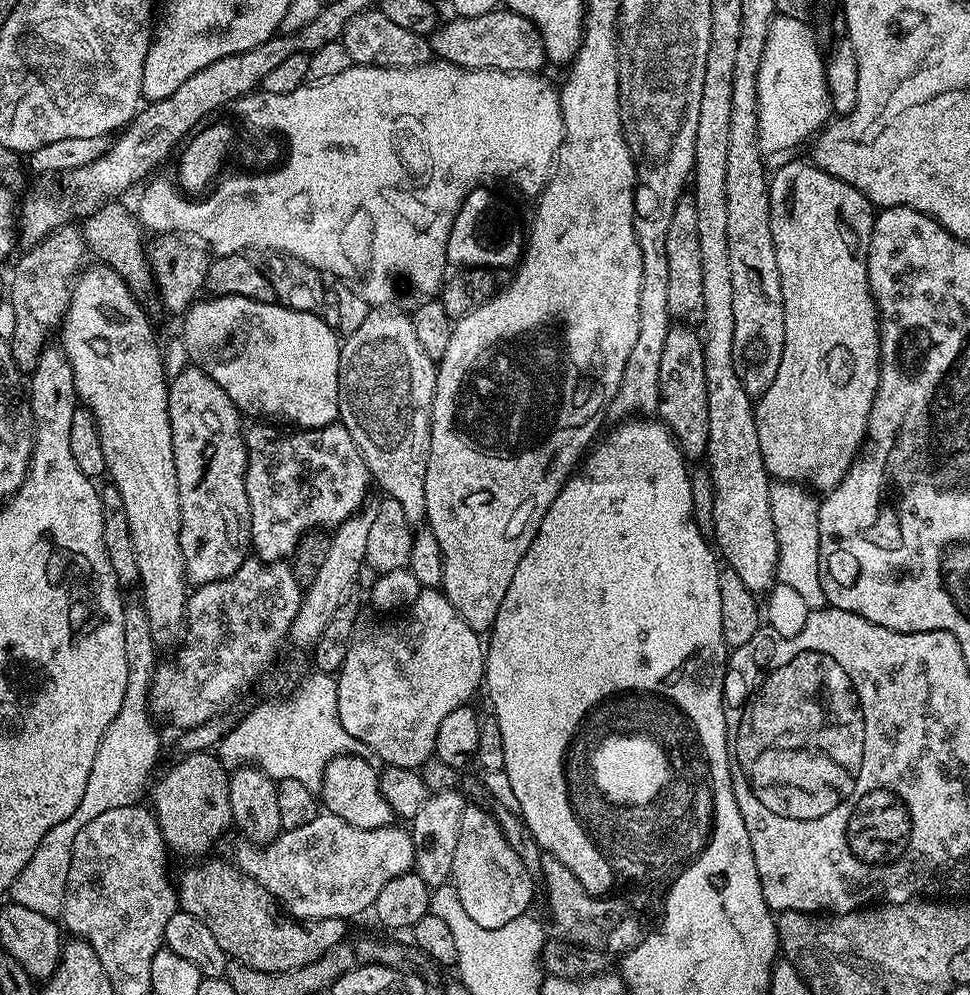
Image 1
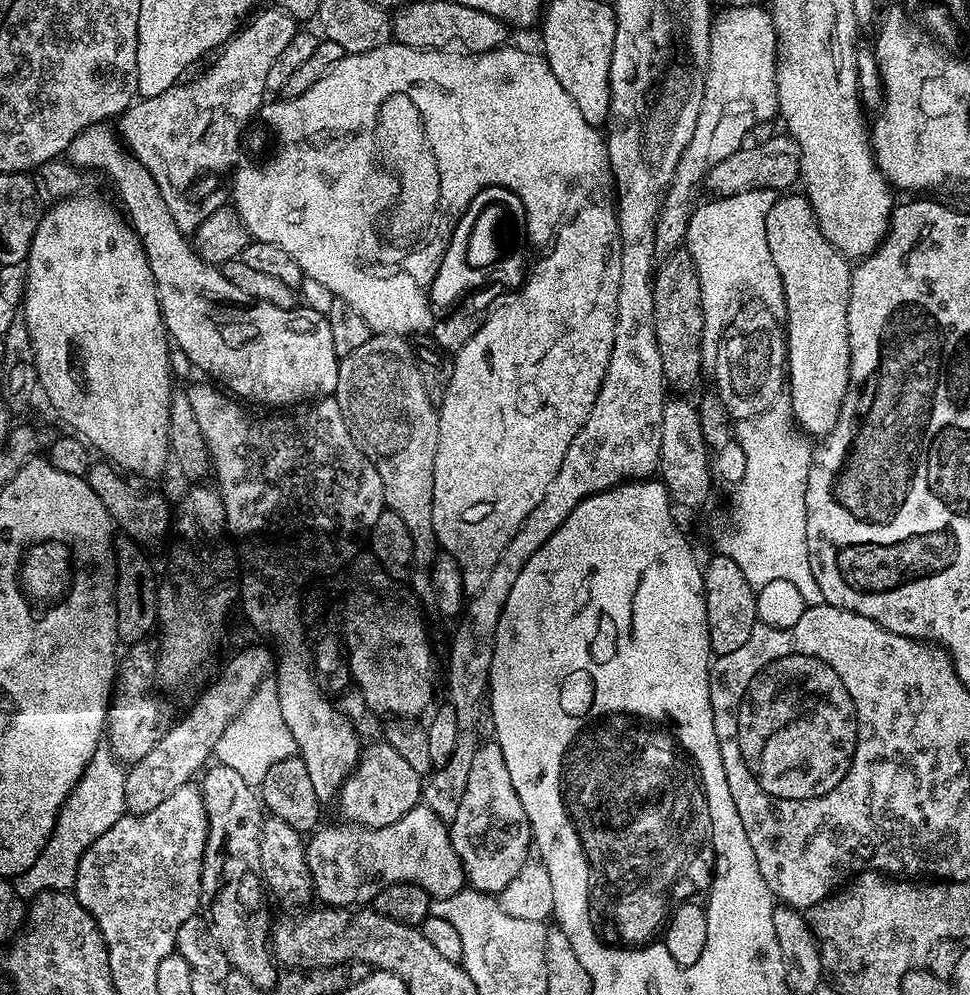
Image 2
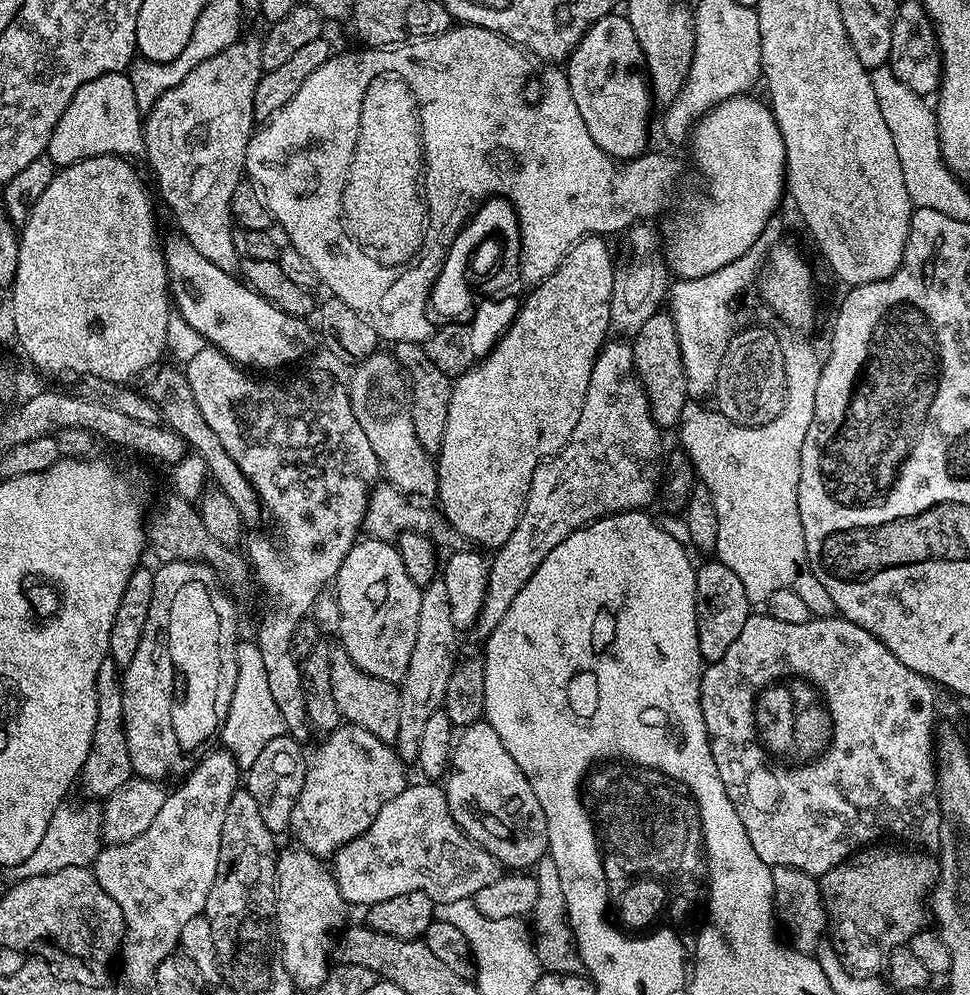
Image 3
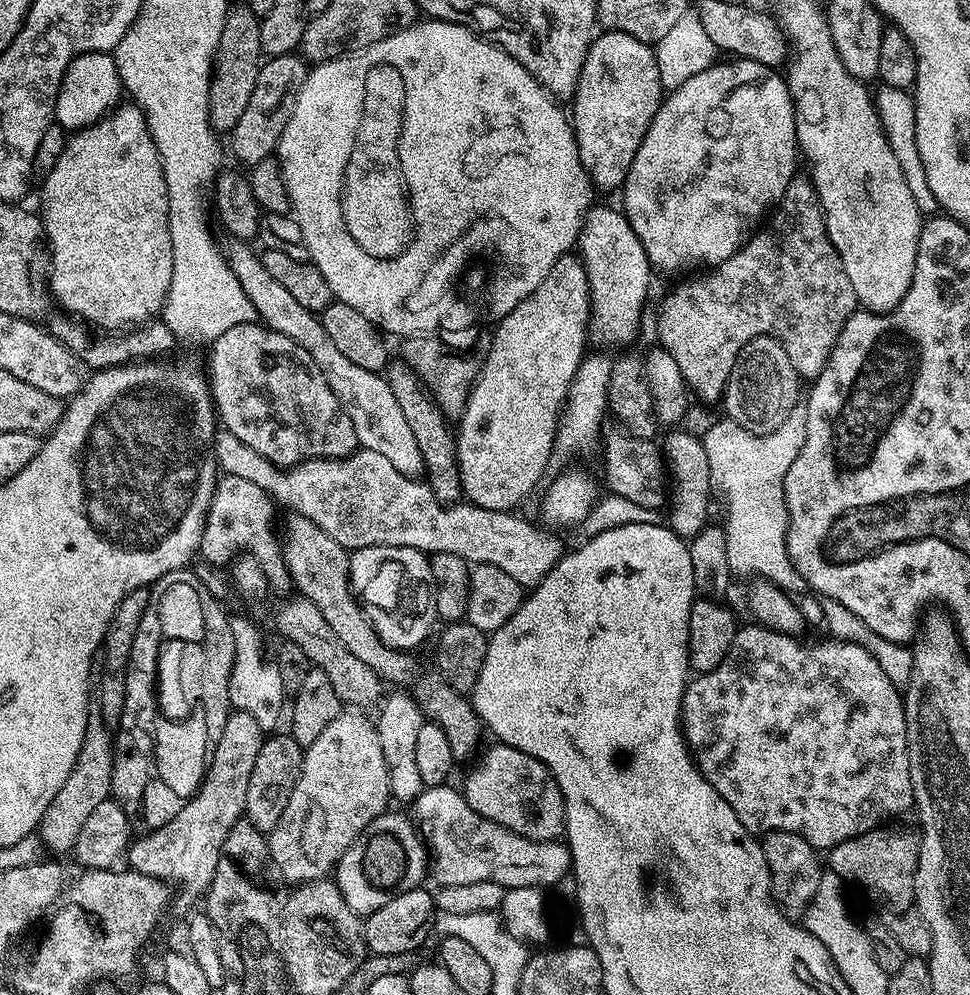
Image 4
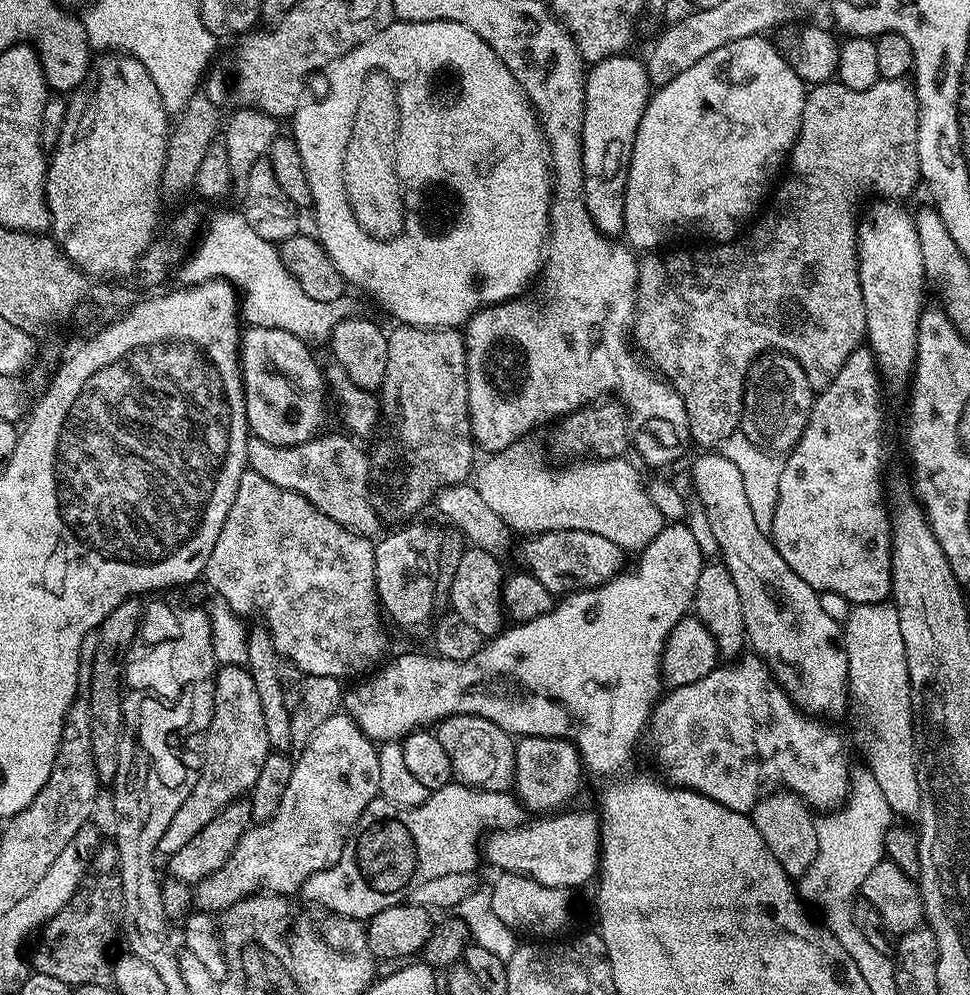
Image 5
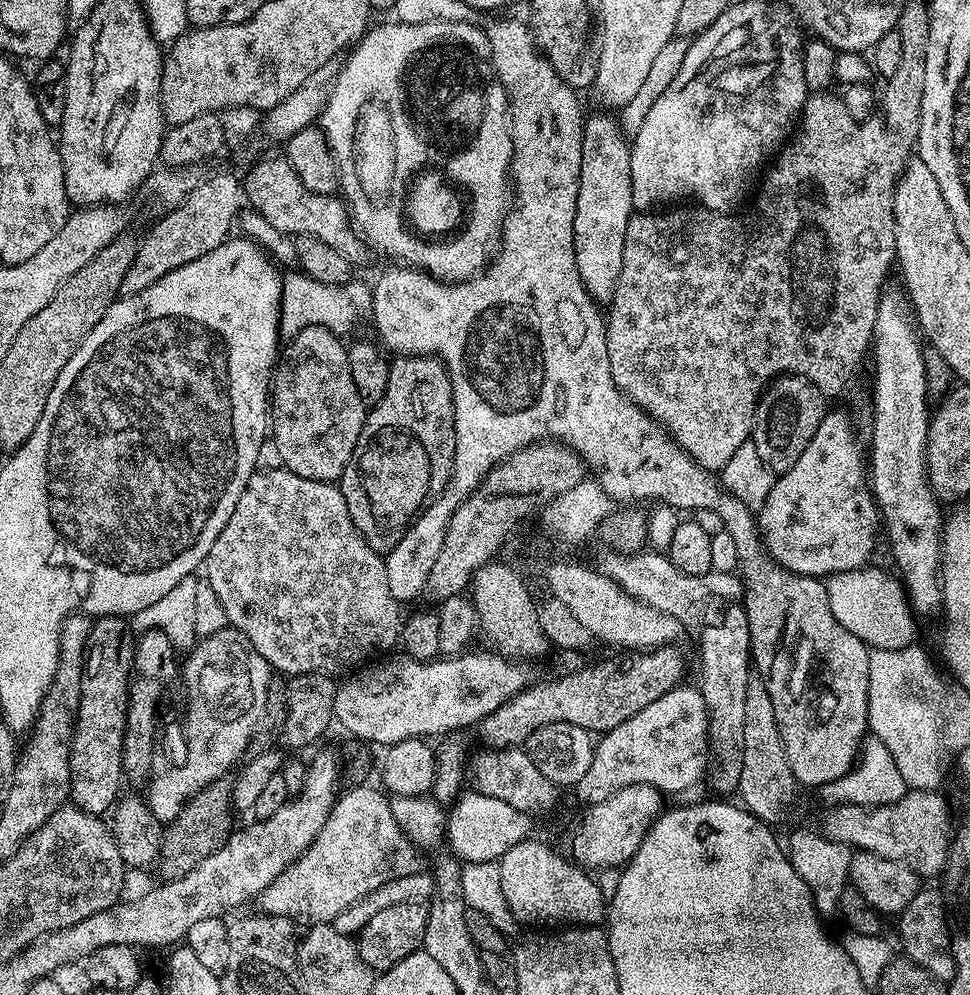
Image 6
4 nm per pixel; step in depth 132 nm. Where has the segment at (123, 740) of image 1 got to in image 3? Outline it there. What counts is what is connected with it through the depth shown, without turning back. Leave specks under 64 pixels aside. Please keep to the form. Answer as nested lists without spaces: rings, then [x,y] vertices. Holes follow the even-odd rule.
[[[65,802],[58,806],[56,813],[50,818],[50,826],[46,826],[46,834],[42,834],[42,843],[26,858],[26,862],[16,864],[7,869],[9,881],[24,880],[27,876],[54,874],[54,870],[66,870],[70,866],[89,867],[95,861],[102,847],[100,835],[100,817],[102,808],[99,803],[71,804]]]

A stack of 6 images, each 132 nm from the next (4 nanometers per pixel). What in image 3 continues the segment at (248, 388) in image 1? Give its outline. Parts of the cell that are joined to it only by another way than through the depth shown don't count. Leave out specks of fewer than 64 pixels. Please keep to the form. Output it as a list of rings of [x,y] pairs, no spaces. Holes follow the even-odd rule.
[[[111,72],[78,86],[74,98],[70,98],[70,106],[66,106],[54,126],[46,154],[57,169],[99,156],[143,157],[144,126],[131,75]],[[173,234],[169,240],[165,239],[162,244],[164,250],[164,261],[168,267],[168,291],[170,293],[171,303],[174,305],[175,311],[186,322],[189,323],[195,331],[204,337],[205,341],[211,347],[219,348],[221,352],[225,352],[230,359],[236,364],[241,366],[247,366],[252,370],[260,370],[256,368],[280,368],[283,364],[292,364],[295,360],[300,360],[308,351],[312,348],[312,336],[314,340],[314,328],[308,325],[309,321],[307,319],[301,318],[299,316],[288,316],[282,310],[278,310],[275,304],[271,304],[266,298],[262,298],[256,291],[247,284],[241,282],[233,273],[222,270],[218,266],[214,266],[214,262],[209,262],[208,259],[202,258],[202,254],[198,254],[198,250],[194,250],[194,246],[190,246],[190,242],[179,234]]]

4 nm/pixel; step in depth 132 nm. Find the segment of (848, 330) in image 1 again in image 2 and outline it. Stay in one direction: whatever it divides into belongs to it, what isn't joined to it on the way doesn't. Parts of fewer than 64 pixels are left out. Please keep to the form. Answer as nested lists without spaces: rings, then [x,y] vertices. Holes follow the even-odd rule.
[[[784,194],[777,198],[774,202],[774,206],[770,206],[770,214],[766,216],[766,242],[770,242],[770,258],[774,262],[774,266],[778,266],[778,274],[782,278],[782,286],[784,287],[784,311],[786,313],[786,321],[788,320],[788,328],[786,327],[786,392],[791,399],[792,414],[797,425],[799,425],[809,437],[816,436],[815,438],[823,438],[828,435],[830,430],[834,430],[834,422],[838,422],[838,414],[842,410],[842,404],[848,393],[848,383],[850,382],[848,303],[850,302],[853,265],[850,263],[847,256],[841,254],[841,252],[825,238],[816,221],[816,214],[812,209],[812,204],[808,201],[808,197],[803,194],[797,194],[797,196],[788,195],[792,194]]]

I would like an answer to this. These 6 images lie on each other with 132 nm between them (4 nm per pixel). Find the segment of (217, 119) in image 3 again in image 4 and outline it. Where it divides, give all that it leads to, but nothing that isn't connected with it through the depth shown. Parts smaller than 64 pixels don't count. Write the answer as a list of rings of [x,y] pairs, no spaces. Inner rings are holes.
[[[229,239],[223,245],[222,251],[227,259],[234,278],[242,286],[248,300],[254,306],[256,315],[265,328],[273,328],[278,334],[286,334],[290,342],[298,342],[310,358],[322,370],[330,390],[340,403],[340,411],[350,418],[350,426],[354,426],[356,442],[360,448],[374,450],[374,454],[382,454],[382,458],[389,460],[398,471],[413,478],[419,477],[424,470],[422,450],[418,450],[418,442],[410,426],[406,423],[406,414],[402,414],[402,406],[398,406],[398,398],[394,398],[394,390],[390,390],[387,379],[379,372],[362,370],[362,366],[354,366],[337,344],[326,334],[326,326],[322,326],[320,316],[306,310],[302,302],[297,302],[294,294],[276,281],[262,266],[259,255],[251,252],[249,245],[242,240]]]

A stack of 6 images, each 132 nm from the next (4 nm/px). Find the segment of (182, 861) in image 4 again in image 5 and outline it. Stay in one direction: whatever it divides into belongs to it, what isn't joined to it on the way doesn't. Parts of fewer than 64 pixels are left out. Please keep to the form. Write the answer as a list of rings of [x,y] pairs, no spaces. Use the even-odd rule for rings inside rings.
[[[234,664],[223,665],[217,671],[212,685],[212,721],[206,729],[208,745],[204,748],[204,769],[200,777],[195,777],[186,802],[170,818],[170,826],[166,826],[166,834],[162,834],[159,851],[171,854],[182,850],[214,814],[251,793],[254,782],[258,782],[258,770],[262,770],[262,762],[268,757],[270,747],[267,740],[265,719],[262,716],[262,705],[254,682],[244,666]]]

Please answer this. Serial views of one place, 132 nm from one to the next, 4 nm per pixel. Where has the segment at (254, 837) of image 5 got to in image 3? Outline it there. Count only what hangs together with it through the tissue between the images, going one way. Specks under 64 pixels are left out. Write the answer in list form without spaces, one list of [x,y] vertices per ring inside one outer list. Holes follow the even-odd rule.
[[[341,723],[321,740],[320,749],[308,760],[302,794],[294,802],[290,832],[296,835],[295,843],[310,854],[332,858],[346,842],[358,838],[372,825],[378,810],[390,798],[402,794],[406,764],[391,743],[380,741],[362,726]]]

